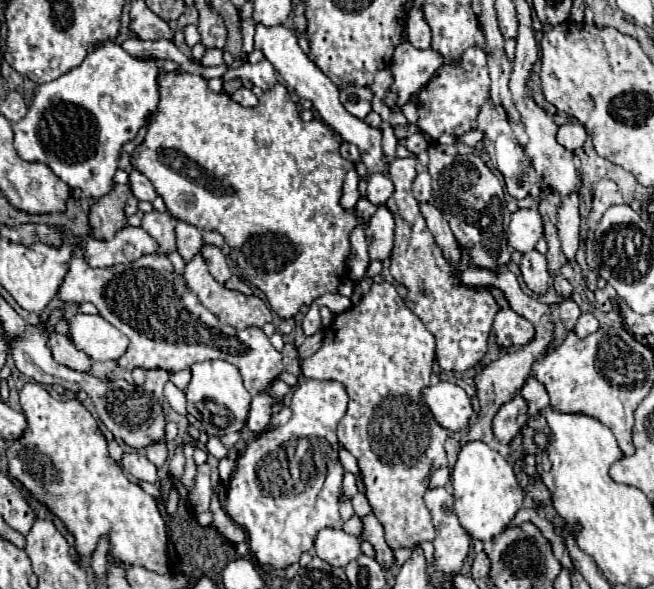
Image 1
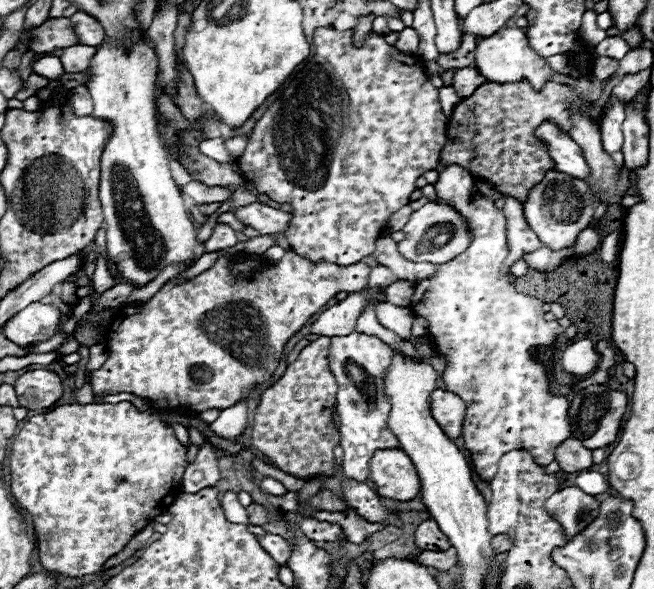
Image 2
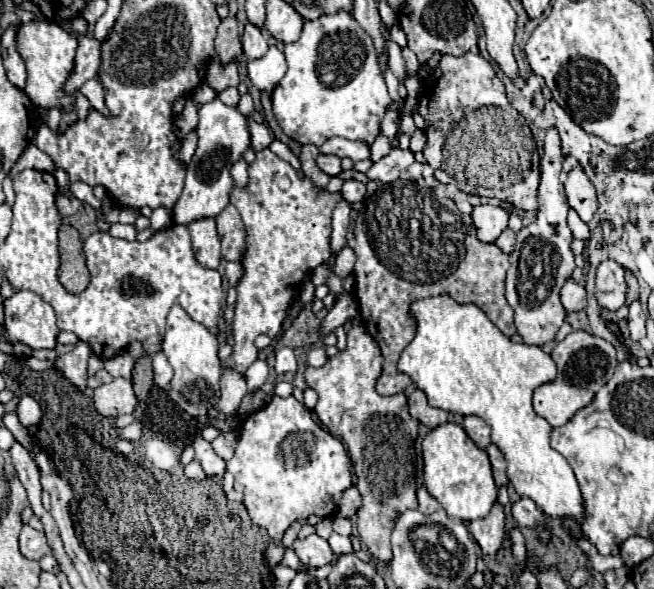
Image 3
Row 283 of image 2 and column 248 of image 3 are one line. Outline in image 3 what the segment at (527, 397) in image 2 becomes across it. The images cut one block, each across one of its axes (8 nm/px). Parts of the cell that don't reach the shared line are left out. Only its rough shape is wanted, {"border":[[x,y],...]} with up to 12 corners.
{"border":[[294,396],[240,430],[226,470],[272,540],[332,516],[344,444]]}

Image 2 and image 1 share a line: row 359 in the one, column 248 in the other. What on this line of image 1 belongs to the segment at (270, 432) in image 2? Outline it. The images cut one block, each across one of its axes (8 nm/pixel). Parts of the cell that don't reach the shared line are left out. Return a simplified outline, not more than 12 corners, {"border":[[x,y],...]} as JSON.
{"border":[[196,254],[184,268],[188,288],[232,328],[272,322],[258,296],[222,290]]}

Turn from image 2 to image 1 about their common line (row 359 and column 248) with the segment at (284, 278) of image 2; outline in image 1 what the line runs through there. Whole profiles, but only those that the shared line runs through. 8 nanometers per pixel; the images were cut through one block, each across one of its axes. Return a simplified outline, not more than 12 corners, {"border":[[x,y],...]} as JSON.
{"border":[[188,72],[130,154],[280,318],[334,292],[352,162]]}

